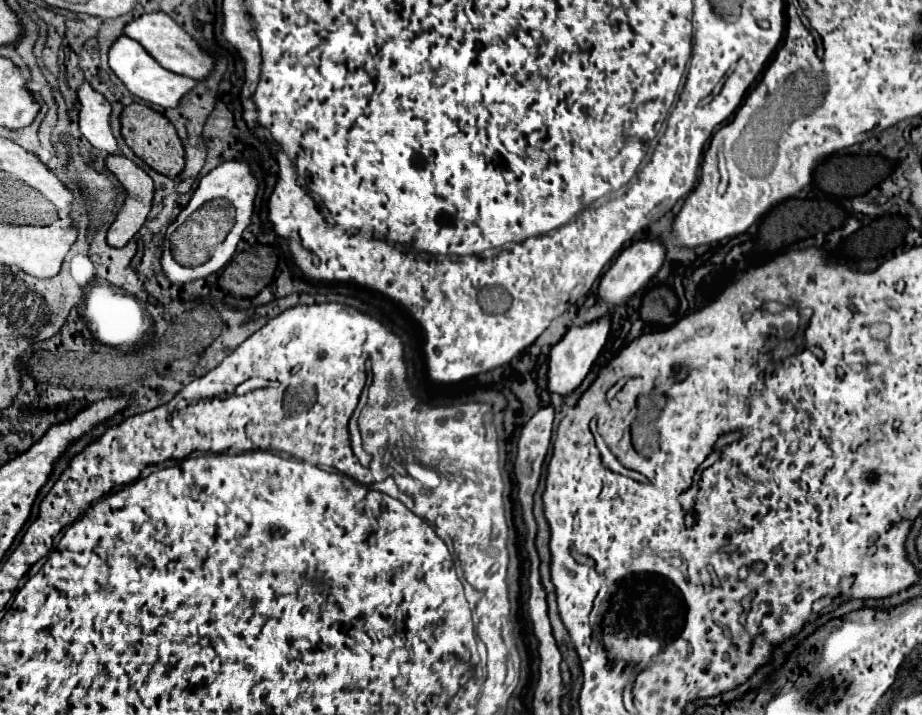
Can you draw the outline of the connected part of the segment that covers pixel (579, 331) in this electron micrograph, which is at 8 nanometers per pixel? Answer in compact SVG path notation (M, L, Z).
M598 318L594 322L586 322L580 326L572 326L564 338L550 350L550 368L548 368L548 390L554 394L570 394L580 386L598 358L600 350L606 344L610 332L610 318Z

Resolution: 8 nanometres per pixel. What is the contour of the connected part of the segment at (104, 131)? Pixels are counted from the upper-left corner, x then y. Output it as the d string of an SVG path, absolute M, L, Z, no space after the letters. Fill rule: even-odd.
M88 82L78 90L80 100L80 132L88 138L88 142L104 154L120 154L118 142L110 128L112 104L92 90Z

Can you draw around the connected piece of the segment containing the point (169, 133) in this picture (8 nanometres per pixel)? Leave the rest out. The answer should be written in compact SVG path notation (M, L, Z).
M132 102L130 106L124 108L122 116L122 136L126 144L134 150L136 156L140 156L146 164L150 164L154 170L158 170L164 176L176 178L184 170L184 146L180 138L176 136L176 128L156 110L152 110L146 104L136 104Z

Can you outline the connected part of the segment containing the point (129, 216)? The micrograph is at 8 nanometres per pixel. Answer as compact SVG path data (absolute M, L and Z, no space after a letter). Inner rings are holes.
M108 156L106 166L128 192L124 206L120 206L116 222L108 230L108 244L114 248L124 248L148 218L148 212L152 208L154 184L152 178L126 156Z

